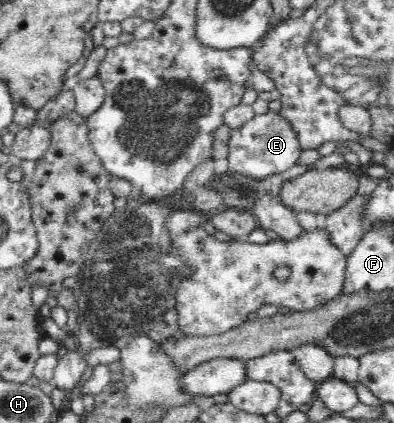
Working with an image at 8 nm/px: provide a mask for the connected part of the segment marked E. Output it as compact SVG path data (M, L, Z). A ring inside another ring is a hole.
M268 111L264 115L256 115L243 127L232 130L228 143L229 172L239 173L253 180L262 180L287 169L298 163L302 149L297 140L297 132L281 114Z

